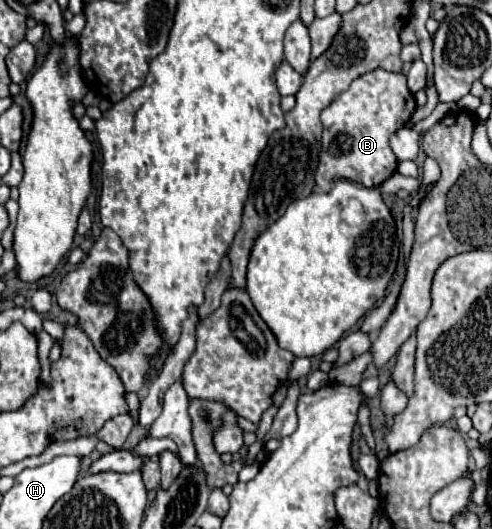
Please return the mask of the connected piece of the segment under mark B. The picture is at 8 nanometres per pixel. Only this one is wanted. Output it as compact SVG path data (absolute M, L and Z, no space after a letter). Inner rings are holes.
M374 69L360 75L348 91L340 93L322 111L322 151L316 169L316 185L328 193L334 179L350 179L364 187L380 187L396 173L398 159L388 147L392 133L402 129L416 109L414 95L406 87L404 73Z

